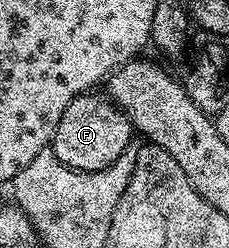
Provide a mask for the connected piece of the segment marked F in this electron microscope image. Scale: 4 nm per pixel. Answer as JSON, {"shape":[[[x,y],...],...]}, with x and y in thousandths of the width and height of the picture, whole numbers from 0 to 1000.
{"shape":[[[437,371],[354,375],[275,448],[275,480],[258,480],[258,512],[240,512],[231,621],[293,673],[328,690],[450,690],[450,673],[485,673],[520,625],[585,565],[590,524],[555,464],[515,440],[472,387]]]}

